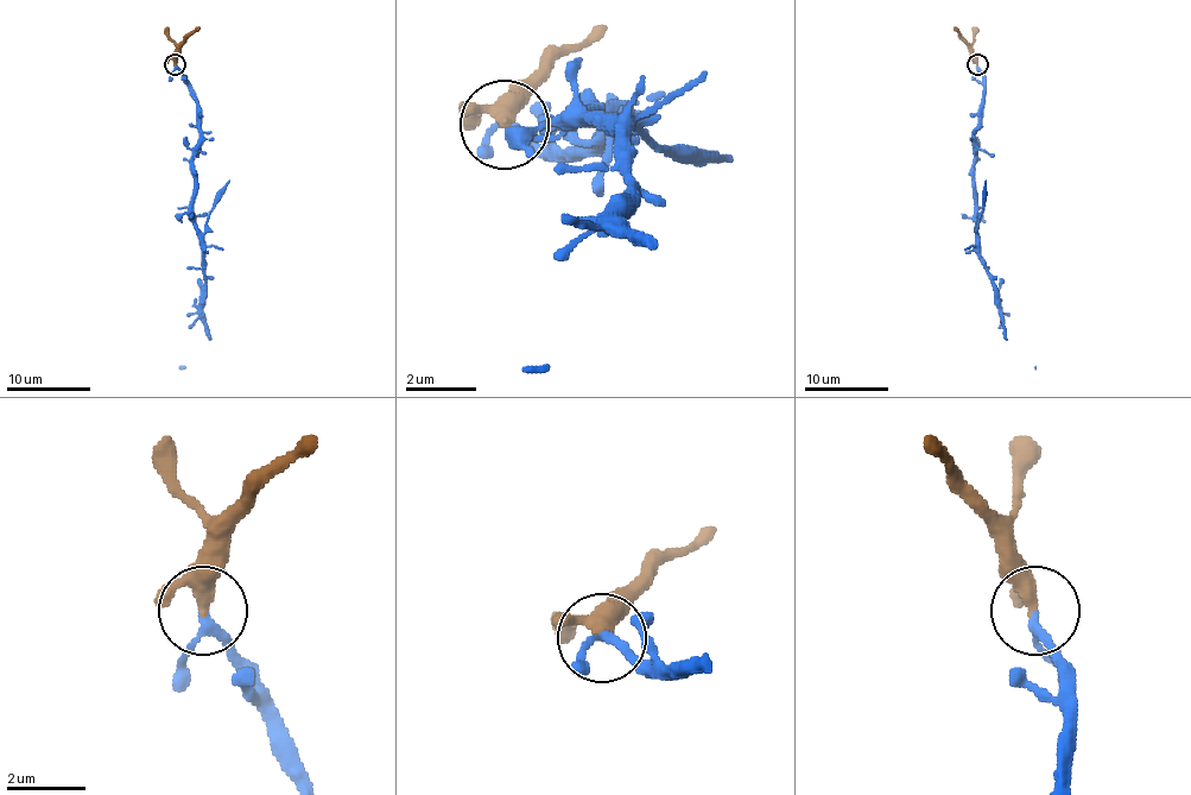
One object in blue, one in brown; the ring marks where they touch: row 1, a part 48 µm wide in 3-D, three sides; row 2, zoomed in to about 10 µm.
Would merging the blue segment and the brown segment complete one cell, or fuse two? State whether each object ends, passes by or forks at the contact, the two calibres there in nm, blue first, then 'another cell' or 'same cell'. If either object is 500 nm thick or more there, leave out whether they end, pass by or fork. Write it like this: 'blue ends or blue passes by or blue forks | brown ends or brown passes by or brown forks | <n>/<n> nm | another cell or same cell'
blue passes by | brown passes by | 190/280 nm | same cell

